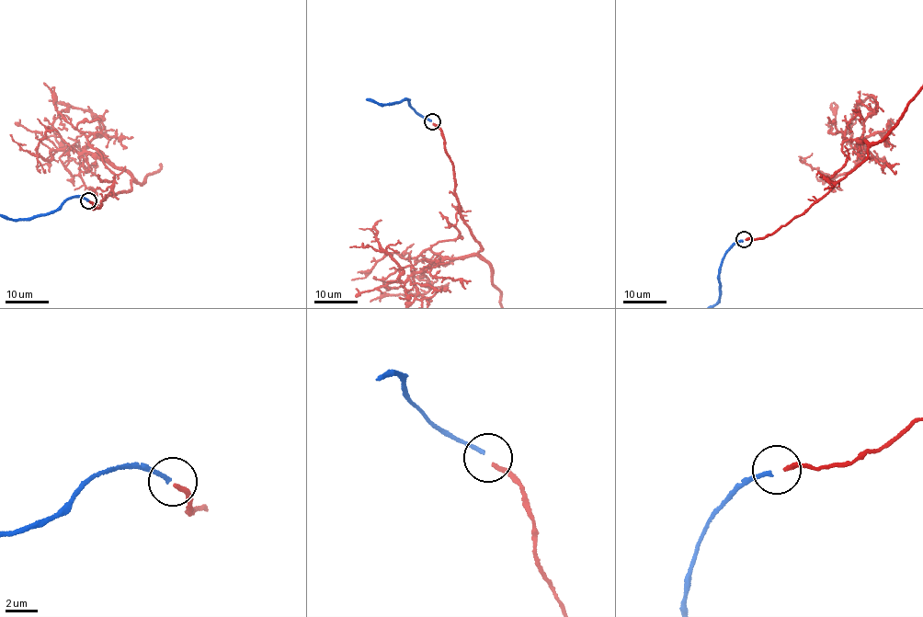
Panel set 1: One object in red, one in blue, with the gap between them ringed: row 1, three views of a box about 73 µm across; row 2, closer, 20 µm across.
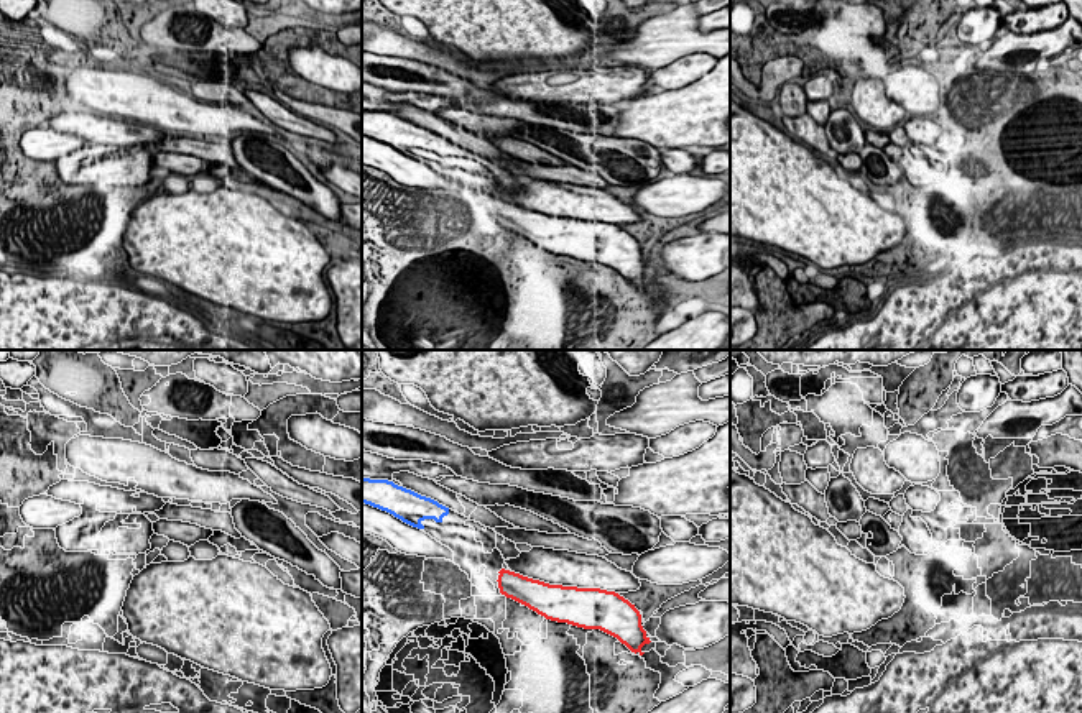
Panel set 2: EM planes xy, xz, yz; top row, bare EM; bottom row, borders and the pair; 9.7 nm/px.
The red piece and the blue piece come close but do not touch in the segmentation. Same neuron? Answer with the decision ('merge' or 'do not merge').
do not merge

